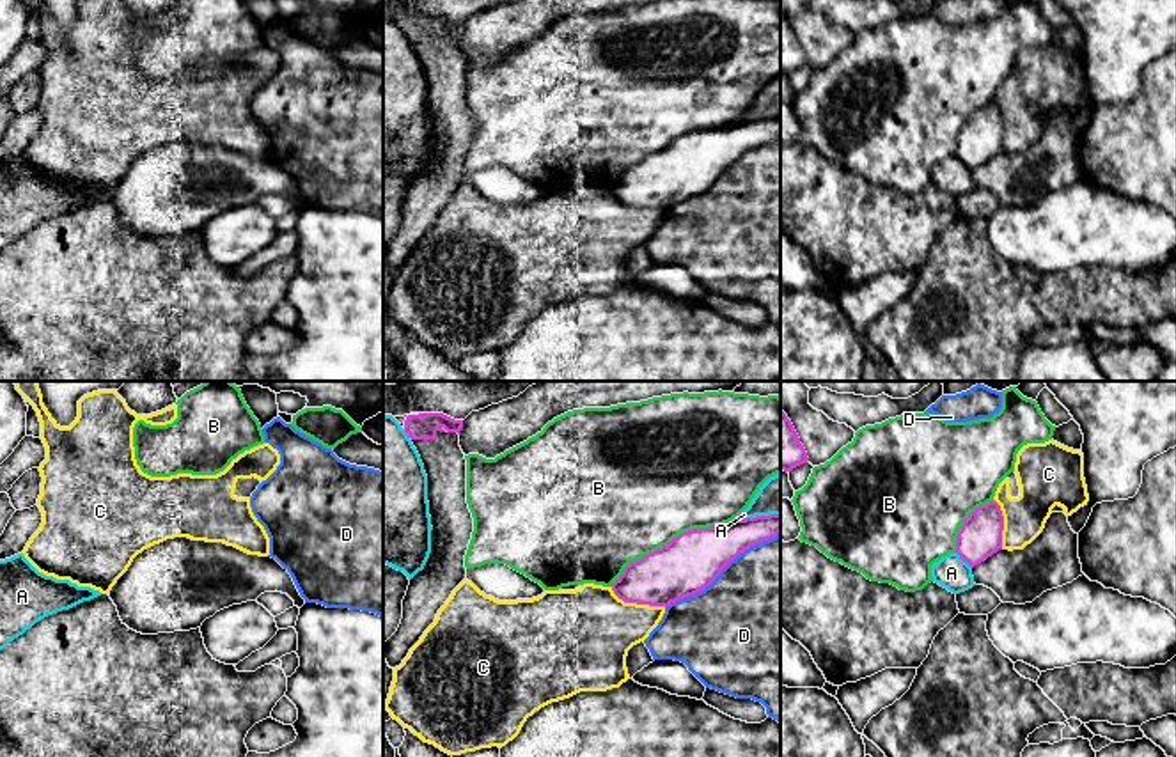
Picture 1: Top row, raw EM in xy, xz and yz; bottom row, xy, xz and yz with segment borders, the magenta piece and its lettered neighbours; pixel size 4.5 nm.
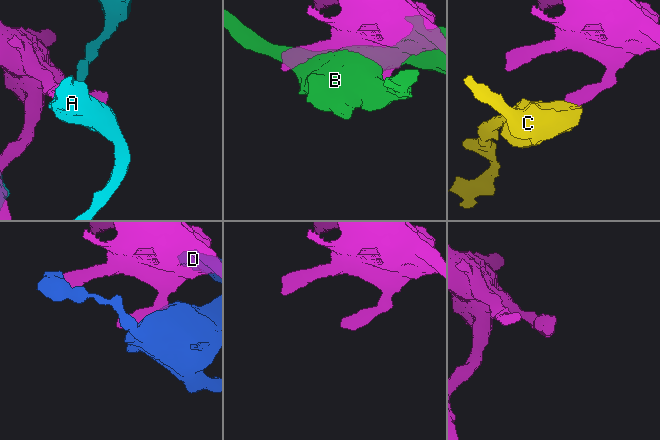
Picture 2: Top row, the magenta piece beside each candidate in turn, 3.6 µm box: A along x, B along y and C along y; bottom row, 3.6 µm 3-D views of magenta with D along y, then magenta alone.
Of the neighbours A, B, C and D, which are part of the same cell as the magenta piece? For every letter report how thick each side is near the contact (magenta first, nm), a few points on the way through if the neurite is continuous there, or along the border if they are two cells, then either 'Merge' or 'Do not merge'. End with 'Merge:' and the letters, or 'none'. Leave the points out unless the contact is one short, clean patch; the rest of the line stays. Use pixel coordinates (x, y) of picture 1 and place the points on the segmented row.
A: Thickness 200 nm (magenta) against 150 nm. Do not merge
B: Thickness 260 nm (magenta) against 500 nm. Do not merge
C: Thickness 260 nm (magenta) against 400 nm. Boundary: xz (611, 587), (625, 601), (664, 607). Do not merge
D: Thickness 260 nm (magenta) against 500 nm. Do not merge
Merge: none

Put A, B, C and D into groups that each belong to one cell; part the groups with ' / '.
A / B / C / D

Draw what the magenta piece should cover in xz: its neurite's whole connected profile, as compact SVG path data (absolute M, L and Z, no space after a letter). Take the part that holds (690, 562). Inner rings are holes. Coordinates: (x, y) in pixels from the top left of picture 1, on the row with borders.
M780 514L681 532L667 546L630 562L612 590L624 603L669 606L710 587L740 553L777 534Z

